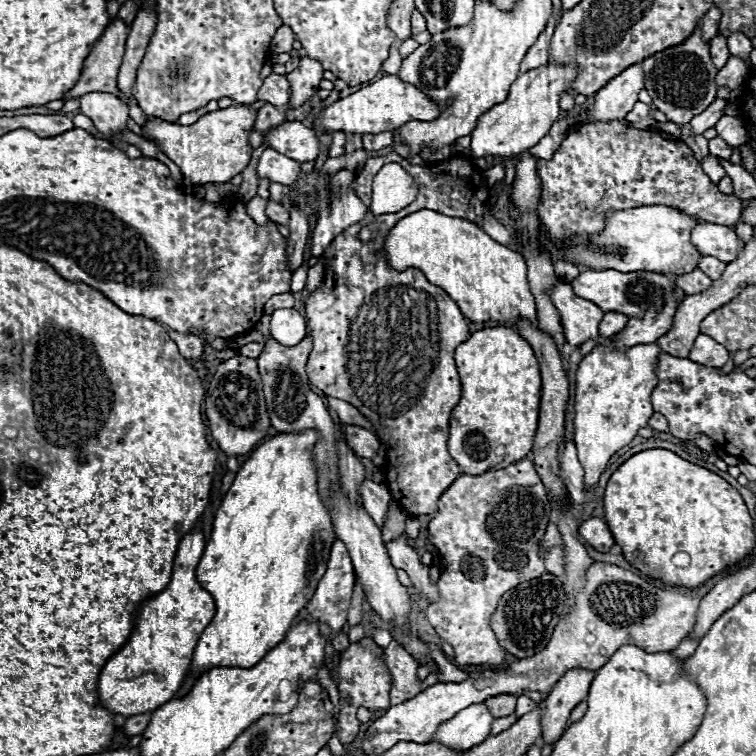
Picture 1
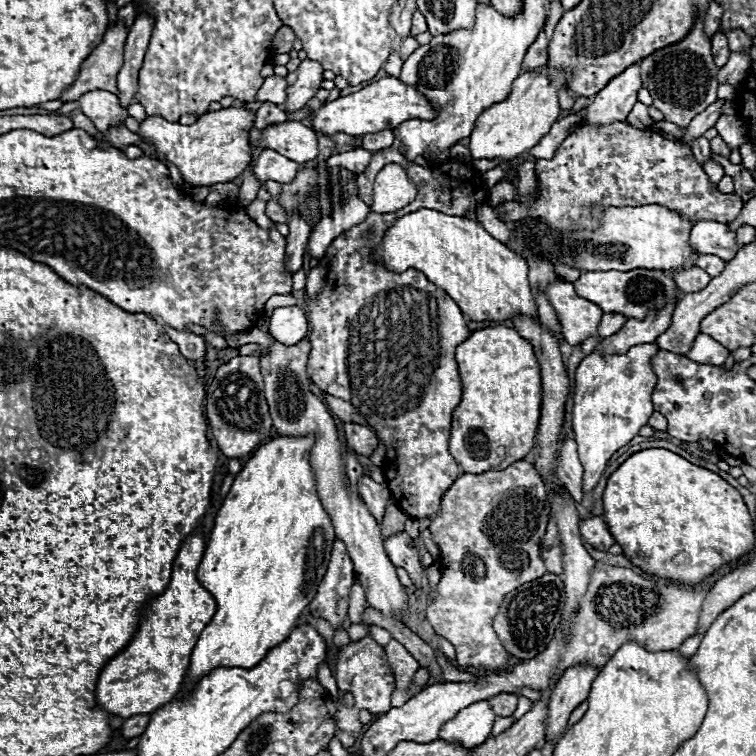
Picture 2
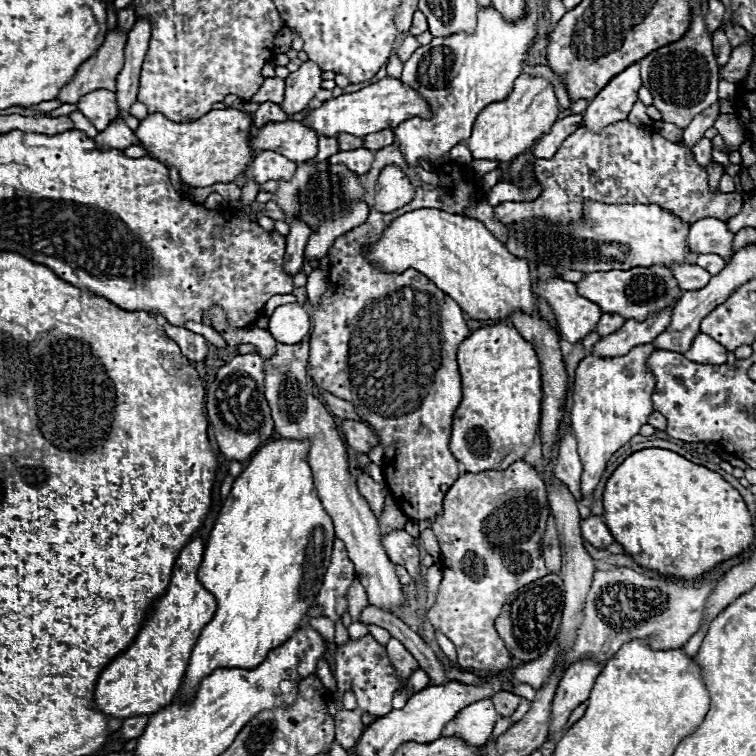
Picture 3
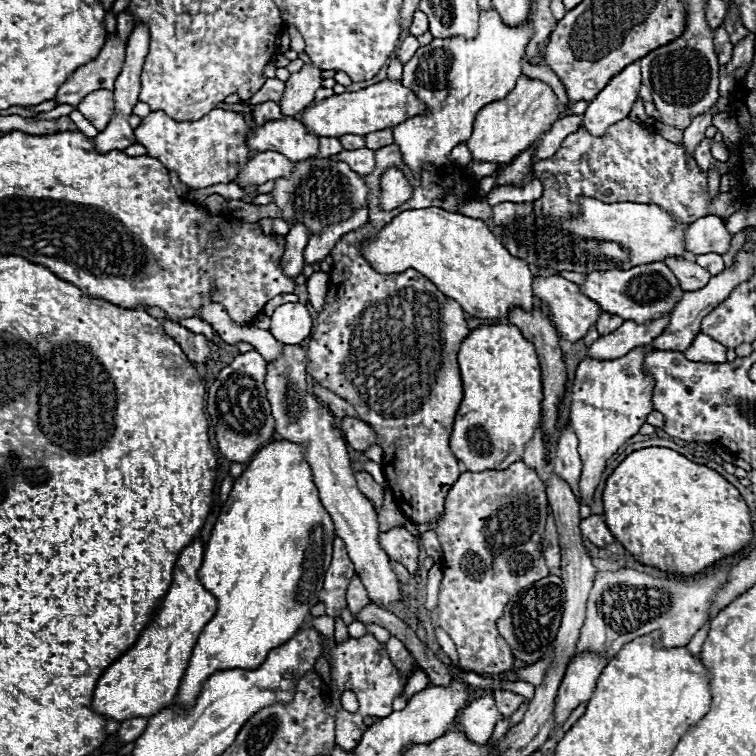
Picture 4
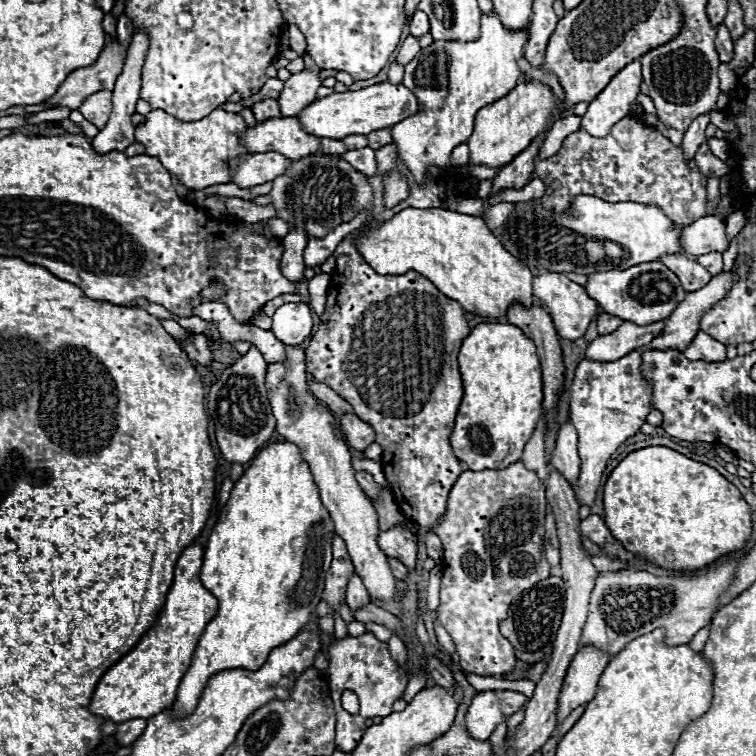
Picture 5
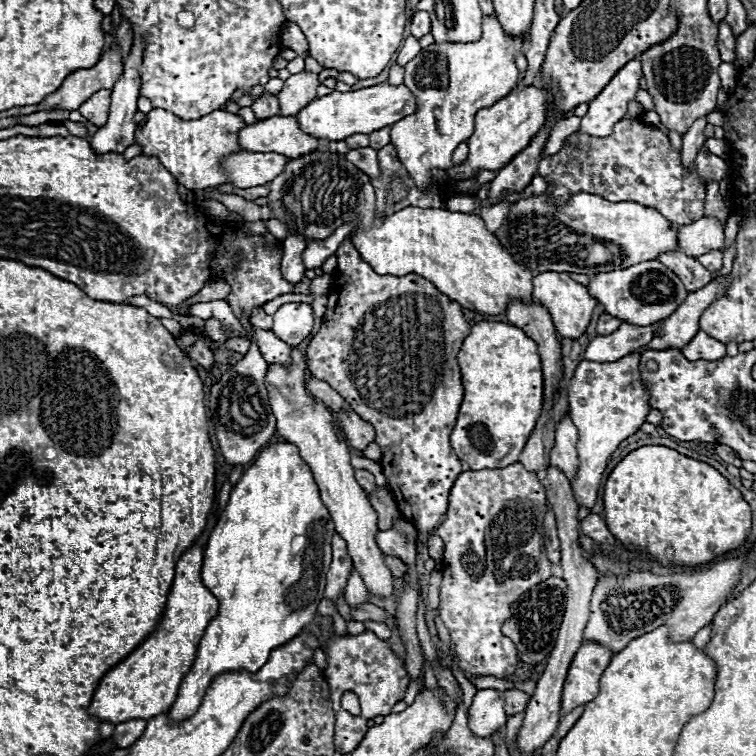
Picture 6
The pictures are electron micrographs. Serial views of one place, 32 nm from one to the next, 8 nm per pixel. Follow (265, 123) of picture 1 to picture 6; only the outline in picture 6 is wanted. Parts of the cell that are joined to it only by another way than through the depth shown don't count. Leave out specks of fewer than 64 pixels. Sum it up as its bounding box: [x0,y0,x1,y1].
[250,96,280,120]

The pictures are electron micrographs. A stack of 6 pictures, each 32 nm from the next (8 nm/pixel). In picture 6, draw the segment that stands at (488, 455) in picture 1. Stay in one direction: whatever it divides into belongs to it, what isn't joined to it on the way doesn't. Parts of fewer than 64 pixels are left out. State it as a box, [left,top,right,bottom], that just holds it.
[450,322,542,470]

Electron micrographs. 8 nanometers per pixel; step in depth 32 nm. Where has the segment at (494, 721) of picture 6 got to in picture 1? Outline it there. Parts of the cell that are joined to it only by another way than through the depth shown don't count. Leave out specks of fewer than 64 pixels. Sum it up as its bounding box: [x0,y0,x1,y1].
[432,704,494,752]

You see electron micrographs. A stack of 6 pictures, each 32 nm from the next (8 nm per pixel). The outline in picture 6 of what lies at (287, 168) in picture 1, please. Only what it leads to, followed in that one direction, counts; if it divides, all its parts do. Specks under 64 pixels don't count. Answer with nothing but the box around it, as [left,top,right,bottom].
[224,152,288,188]

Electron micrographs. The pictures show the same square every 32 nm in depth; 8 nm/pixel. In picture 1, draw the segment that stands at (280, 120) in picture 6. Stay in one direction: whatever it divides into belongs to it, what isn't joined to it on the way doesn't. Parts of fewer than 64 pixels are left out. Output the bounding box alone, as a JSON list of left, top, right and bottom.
[264,122,320,162]

